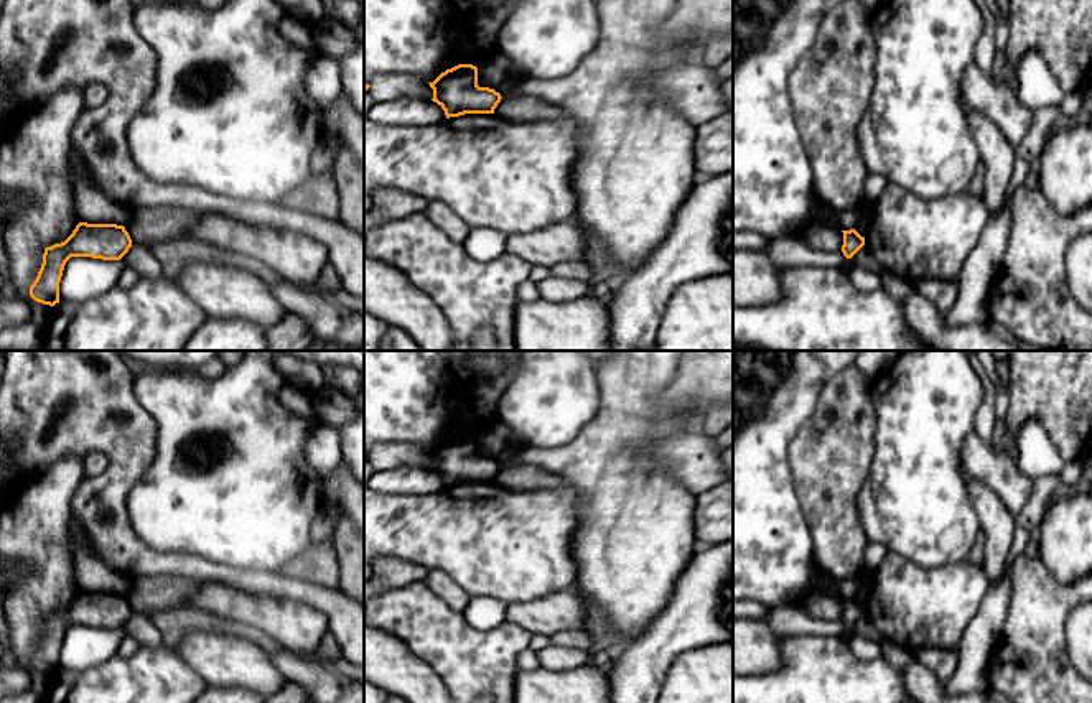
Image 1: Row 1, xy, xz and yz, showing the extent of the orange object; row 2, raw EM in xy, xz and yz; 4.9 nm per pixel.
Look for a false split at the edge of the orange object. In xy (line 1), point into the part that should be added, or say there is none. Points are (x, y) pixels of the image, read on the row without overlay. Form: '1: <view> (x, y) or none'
1: none

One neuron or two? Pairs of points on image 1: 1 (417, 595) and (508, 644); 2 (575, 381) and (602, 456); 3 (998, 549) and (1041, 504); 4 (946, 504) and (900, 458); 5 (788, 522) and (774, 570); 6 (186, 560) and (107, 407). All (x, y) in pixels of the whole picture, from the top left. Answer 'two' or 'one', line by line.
1: one
2: two
3: two
4: one
5: one
6: one

